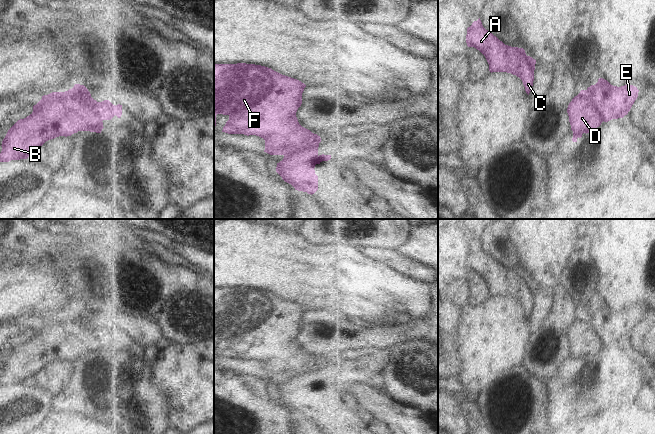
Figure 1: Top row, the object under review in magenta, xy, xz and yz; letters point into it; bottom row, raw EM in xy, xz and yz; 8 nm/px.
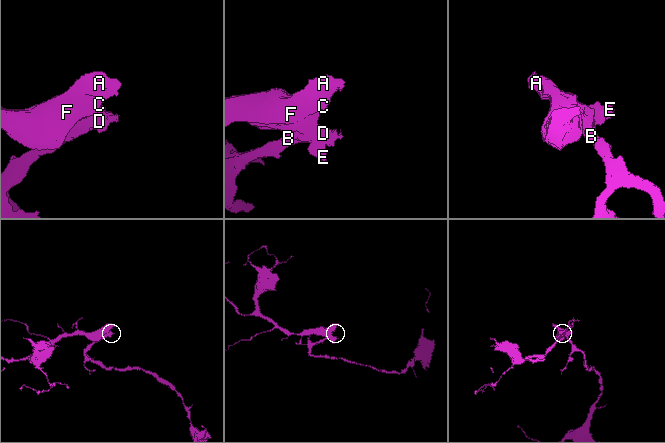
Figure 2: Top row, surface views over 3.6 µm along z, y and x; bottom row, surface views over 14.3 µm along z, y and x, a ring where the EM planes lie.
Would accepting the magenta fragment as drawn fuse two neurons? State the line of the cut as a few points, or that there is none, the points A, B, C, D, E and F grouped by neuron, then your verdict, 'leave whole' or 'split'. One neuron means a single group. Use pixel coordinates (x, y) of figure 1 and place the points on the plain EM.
xz (317, 377), (311, 372), (303, 372), (284, 379) | A B C D F / E | split

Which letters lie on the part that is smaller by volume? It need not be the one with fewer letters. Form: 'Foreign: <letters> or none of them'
Foreign: E.

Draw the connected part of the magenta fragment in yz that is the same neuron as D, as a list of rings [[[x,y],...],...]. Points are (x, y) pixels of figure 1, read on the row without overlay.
[[[581,314],[572,323],[568,329],[567,337],[573,355],[573,366],[577,366],[577,362],[581,362],[583,357],[587,358],[593,355],[603,346],[596,329],[592,327],[586,314]]]

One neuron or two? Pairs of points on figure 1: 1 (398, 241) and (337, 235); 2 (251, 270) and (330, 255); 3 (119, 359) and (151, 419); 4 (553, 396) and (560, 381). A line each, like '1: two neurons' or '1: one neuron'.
1: one neuron
2: one neuron
3: one neuron
4: one neuron

